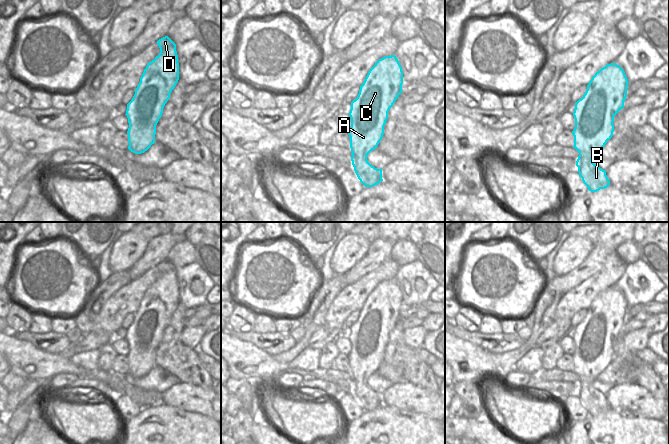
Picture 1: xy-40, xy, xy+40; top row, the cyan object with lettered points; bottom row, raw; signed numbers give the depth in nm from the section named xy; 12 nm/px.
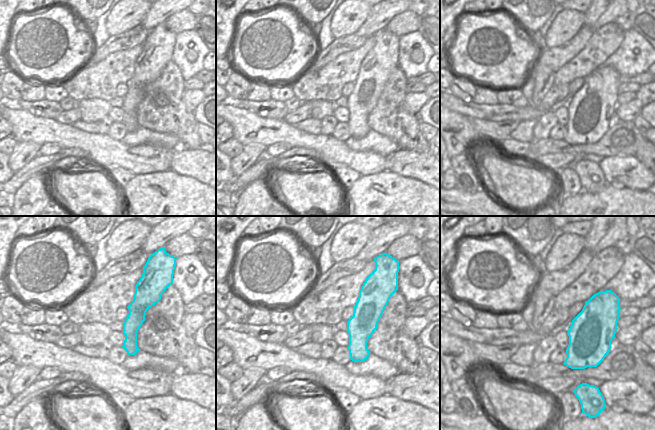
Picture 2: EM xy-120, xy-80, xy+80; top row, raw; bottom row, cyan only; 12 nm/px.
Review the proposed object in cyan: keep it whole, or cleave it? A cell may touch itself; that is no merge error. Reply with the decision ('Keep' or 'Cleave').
Keep.

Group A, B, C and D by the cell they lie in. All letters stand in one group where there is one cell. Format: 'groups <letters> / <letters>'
groups A B C D

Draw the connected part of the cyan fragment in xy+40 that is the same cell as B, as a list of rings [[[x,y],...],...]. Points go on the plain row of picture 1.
[[[616,287],[607,288],[595,297],[587,309],[583,321],[575,327],[573,336],[575,352],[572,358],[574,360],[573,372],[579,376],[576,390],[583,407],[591,416],[597,416],[610,409],[606,395],[595,389],[592,383],[613,360],[614,340],[624,332],[628,307],[625,296],[619,289]]]

